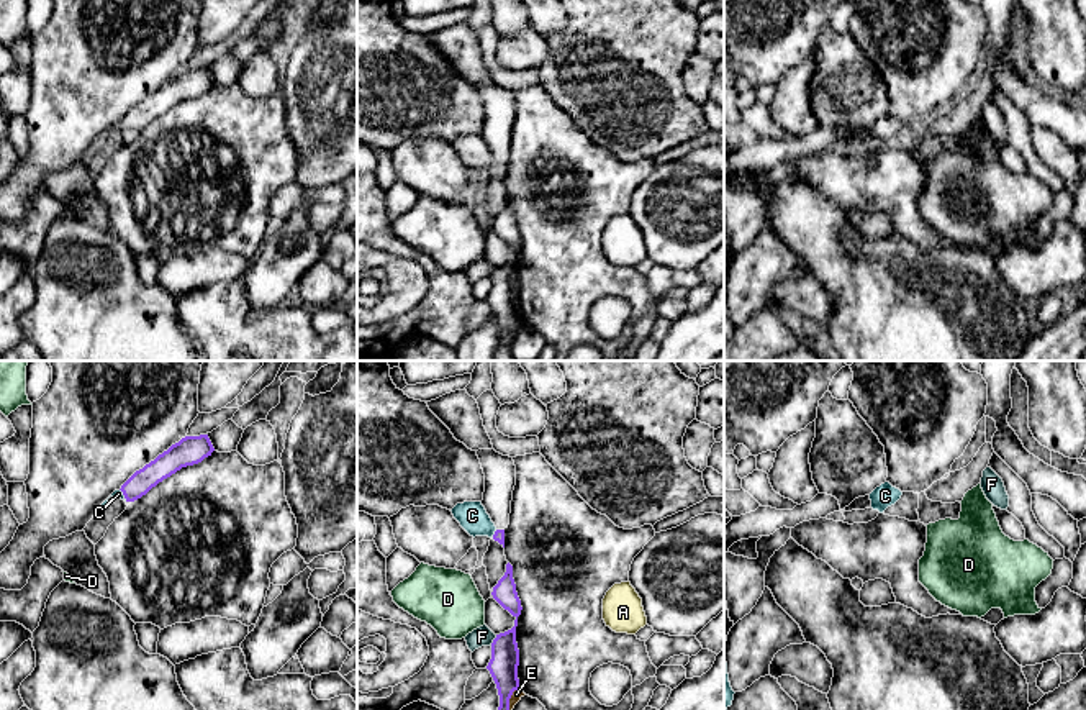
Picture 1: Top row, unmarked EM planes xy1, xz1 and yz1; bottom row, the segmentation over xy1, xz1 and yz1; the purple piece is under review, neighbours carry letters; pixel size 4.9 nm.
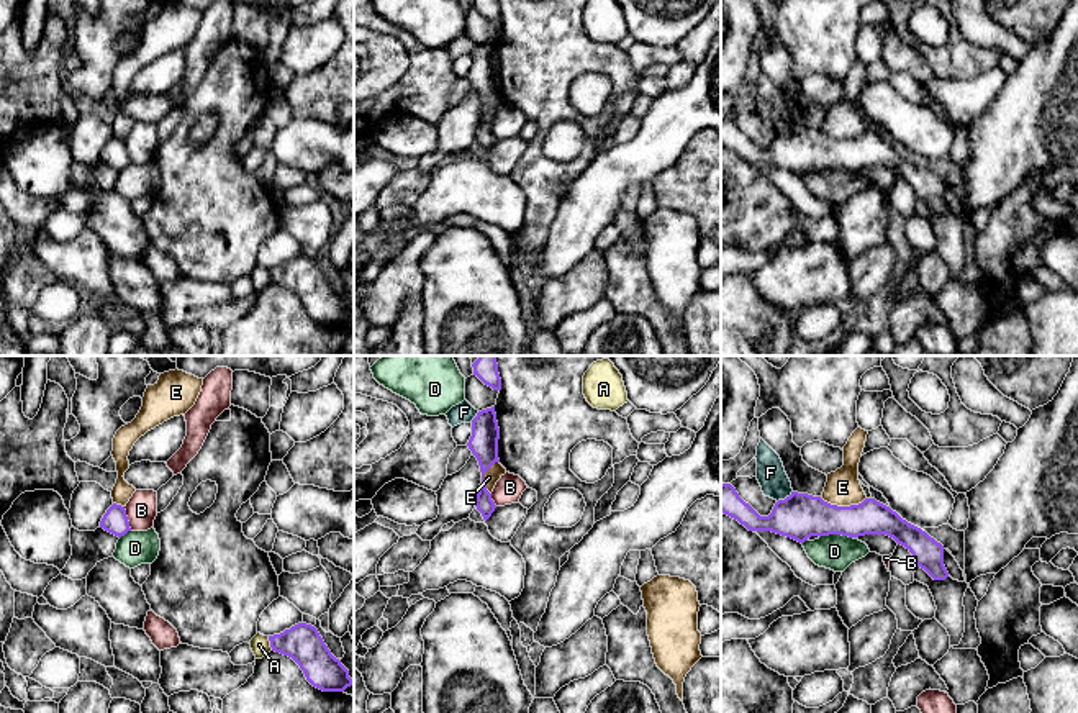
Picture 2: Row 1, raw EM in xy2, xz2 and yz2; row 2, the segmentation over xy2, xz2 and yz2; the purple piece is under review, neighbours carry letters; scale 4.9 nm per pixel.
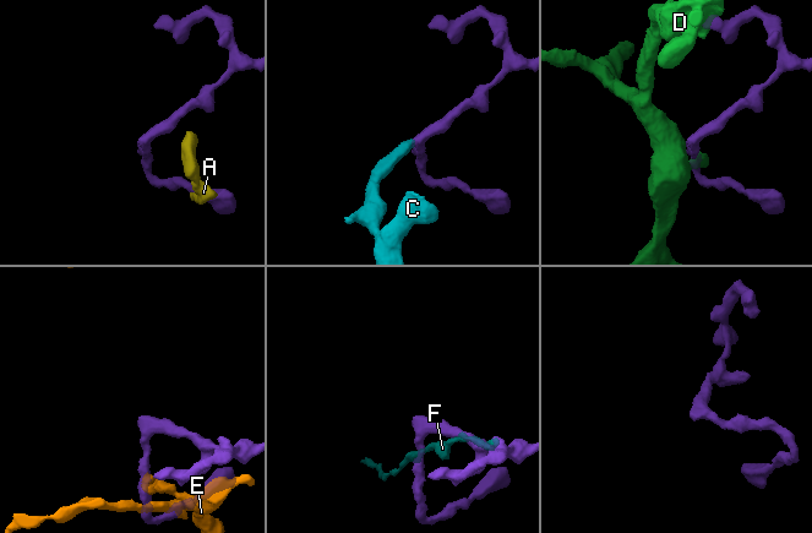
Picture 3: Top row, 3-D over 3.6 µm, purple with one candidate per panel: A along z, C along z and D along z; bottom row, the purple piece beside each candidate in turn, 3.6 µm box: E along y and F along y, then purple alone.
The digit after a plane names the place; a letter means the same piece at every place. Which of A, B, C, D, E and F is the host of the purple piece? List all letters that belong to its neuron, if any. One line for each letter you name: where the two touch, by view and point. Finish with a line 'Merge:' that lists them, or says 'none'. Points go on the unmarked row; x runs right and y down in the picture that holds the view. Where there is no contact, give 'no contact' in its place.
C: xy1 (123, 127)
Merge: C

